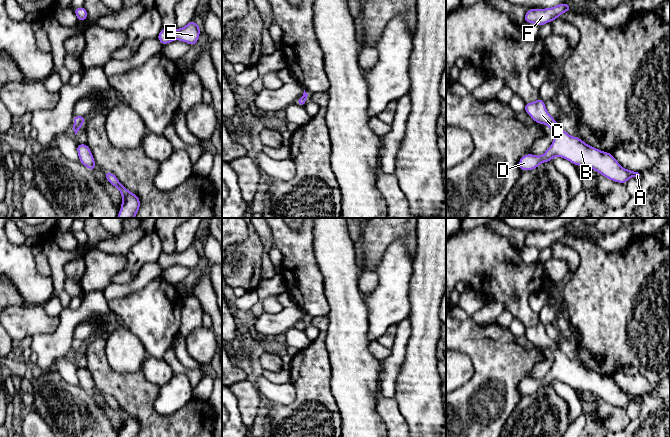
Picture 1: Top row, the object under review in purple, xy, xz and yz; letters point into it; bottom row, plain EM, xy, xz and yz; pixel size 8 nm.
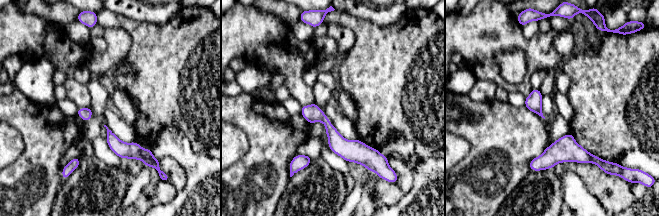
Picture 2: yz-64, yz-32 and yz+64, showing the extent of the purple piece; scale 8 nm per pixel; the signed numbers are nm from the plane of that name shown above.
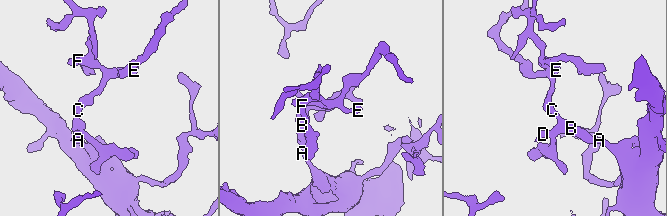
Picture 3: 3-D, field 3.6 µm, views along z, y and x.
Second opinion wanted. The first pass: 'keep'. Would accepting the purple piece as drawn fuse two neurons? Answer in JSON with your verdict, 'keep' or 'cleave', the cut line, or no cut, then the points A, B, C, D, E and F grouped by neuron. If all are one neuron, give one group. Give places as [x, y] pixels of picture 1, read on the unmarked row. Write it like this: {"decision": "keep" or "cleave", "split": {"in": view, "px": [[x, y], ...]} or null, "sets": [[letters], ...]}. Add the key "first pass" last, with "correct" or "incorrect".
{"decision": "keep", "split": null, "sets": [["A", "B", "C", "D", "E", "F"]], "first pass": "correct"}

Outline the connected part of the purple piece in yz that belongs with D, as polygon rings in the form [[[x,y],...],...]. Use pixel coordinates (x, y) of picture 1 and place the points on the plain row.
[[[540,321],[535,326],[526,327],[523,334],[538,348],[548,349],[555,361],[542,380],[534,378],[522,380],[519,384],[521,395],[536,393],[542,386],[551,386],[553,381],[558,380],[567,383],[574,390],[594,393],[604,401],[618,407],[625,408],[630,401],[641,403],[642,396],[622,392],[611,377],[596,373],[579,361],[570,360],[547,336],[545,326]]]

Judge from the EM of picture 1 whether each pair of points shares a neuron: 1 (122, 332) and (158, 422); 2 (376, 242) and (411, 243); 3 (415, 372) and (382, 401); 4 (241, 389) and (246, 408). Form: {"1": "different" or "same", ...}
{"1": "different", "2": "same", "3": "different", "4": "same"}

